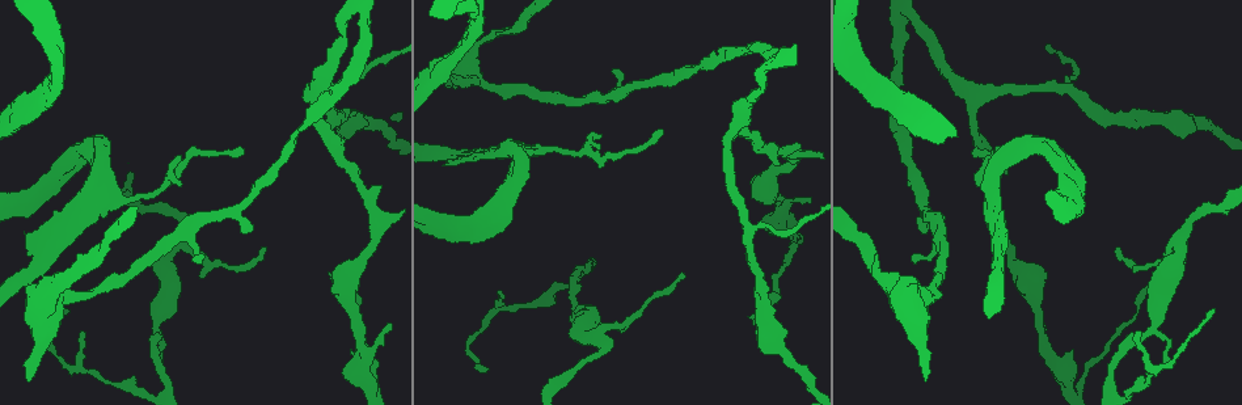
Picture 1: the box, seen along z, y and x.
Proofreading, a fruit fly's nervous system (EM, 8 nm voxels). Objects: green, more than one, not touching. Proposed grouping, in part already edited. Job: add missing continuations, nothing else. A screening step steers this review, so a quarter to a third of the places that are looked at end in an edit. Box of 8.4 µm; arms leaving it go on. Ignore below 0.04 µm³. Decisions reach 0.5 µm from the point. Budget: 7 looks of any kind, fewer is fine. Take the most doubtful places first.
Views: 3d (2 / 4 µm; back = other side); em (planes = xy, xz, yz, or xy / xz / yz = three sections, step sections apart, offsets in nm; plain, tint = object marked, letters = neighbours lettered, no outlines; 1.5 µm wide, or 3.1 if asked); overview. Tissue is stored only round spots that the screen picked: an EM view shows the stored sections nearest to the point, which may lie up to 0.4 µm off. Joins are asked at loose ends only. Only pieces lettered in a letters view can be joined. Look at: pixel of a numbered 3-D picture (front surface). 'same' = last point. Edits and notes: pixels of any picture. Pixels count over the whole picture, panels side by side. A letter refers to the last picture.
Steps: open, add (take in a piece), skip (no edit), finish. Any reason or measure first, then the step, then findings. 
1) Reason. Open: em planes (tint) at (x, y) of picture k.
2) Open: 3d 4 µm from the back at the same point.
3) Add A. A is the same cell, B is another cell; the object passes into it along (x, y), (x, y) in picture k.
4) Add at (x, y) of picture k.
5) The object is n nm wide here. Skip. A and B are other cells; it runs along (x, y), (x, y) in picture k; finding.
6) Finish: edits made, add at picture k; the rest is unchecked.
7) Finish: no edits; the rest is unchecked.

An open end. Open: 3d 2 µm at (1005, 244) of picture 1.

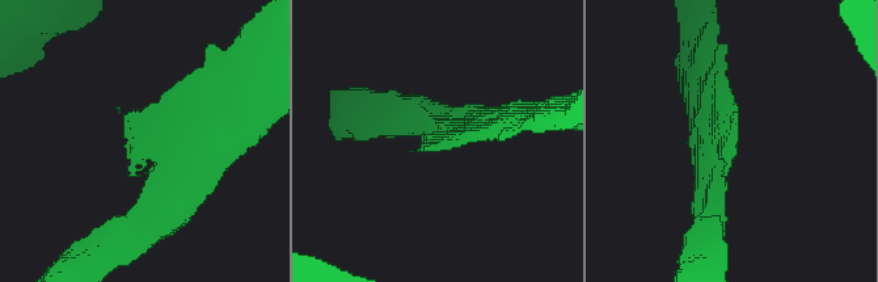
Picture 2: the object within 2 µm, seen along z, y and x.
Now the EM. Open: em planes (letters) at (734, 144) of picture 2.

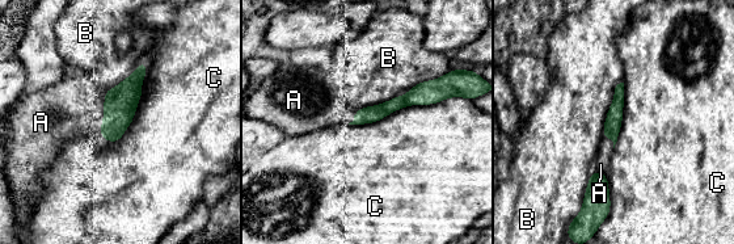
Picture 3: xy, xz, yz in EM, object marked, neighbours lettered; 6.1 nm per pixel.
The object is 110 nm wide here. Add A. A is the same cell, B and C are other cells; the cell continues.

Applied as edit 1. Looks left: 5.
Redraw. Open: overview.

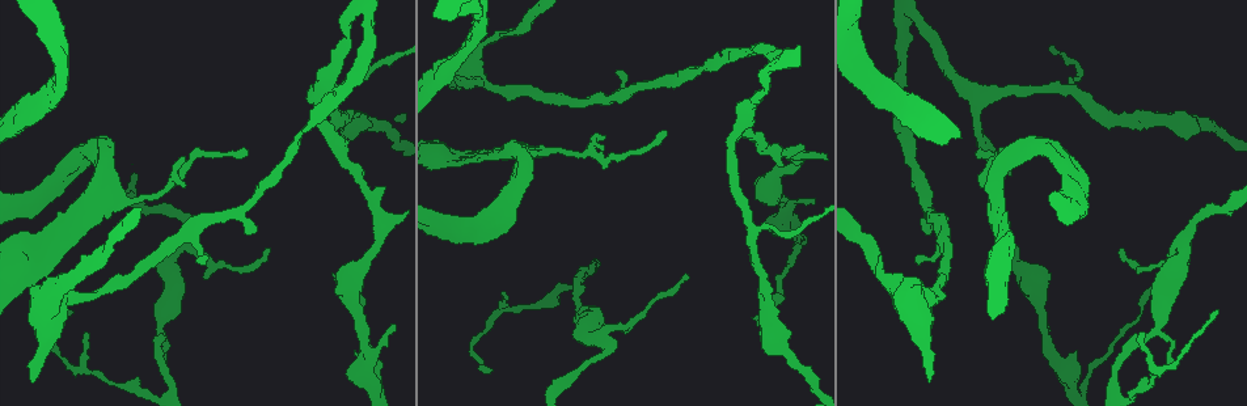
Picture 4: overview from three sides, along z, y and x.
Branch stops here. Open: 3d 2 µm at (30, 378) of picture 4.

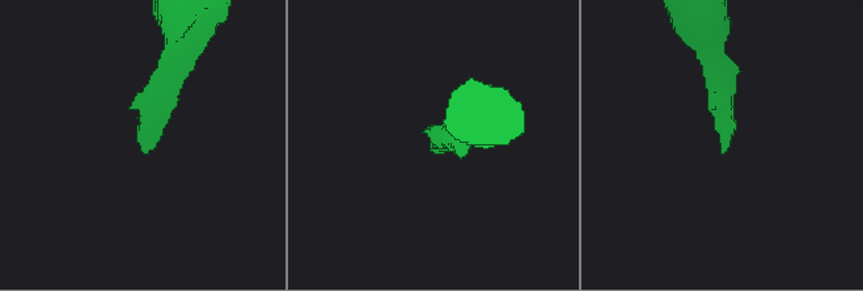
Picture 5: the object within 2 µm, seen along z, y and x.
Open: em xz step 8 (tint) at (435, 139) of picture 5.

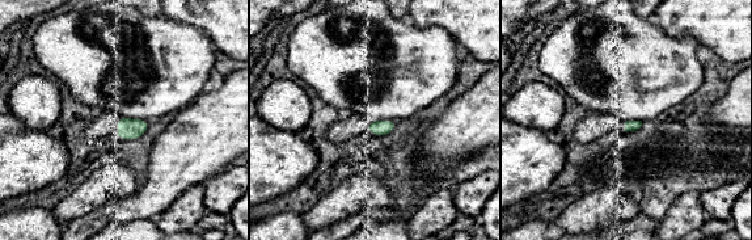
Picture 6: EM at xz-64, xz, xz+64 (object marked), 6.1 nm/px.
See the neighbours. Open: em xz step 8 (letters) at the same point.

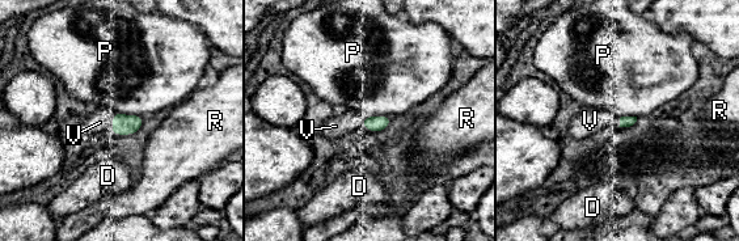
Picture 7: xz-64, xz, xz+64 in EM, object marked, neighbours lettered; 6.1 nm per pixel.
The longest contact is with P, 190 nm. Add V. V is the same cell, D, P and R are other cells; it goes on there.

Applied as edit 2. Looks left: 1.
Thin end. Open: em planes (letters) at (915, 262) of picture 4.

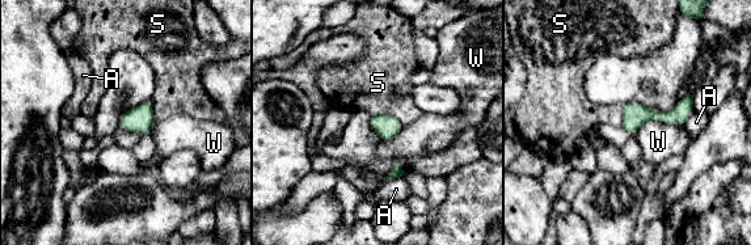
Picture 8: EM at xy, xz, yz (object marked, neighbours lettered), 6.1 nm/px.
The longest contact is with W, 320 nm. Skip. A, S and W are other cells; it runs along (690, 97), (674, 115), (625, 123) in picture 8; no lettered piece goes on from it.

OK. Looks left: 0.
Finish: edits made, add at picture 3, add at picture 7; the rest is unchecked.

